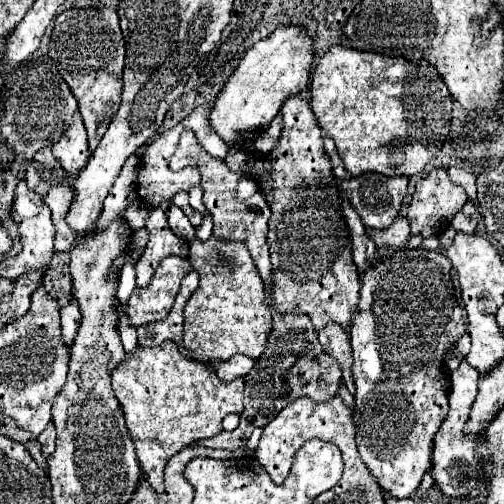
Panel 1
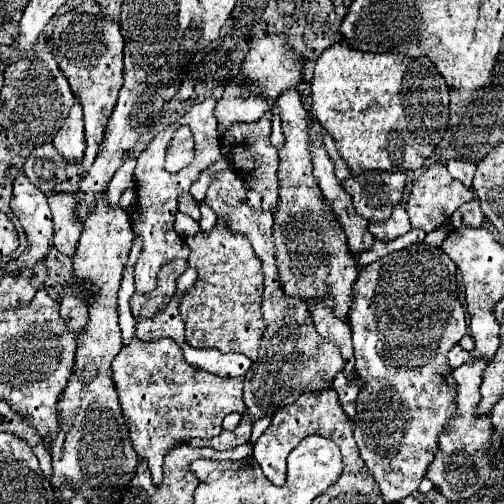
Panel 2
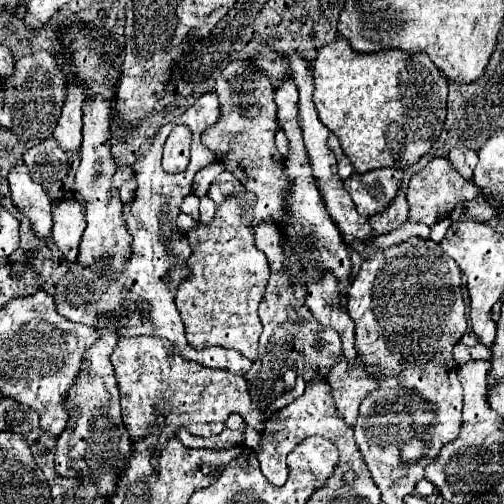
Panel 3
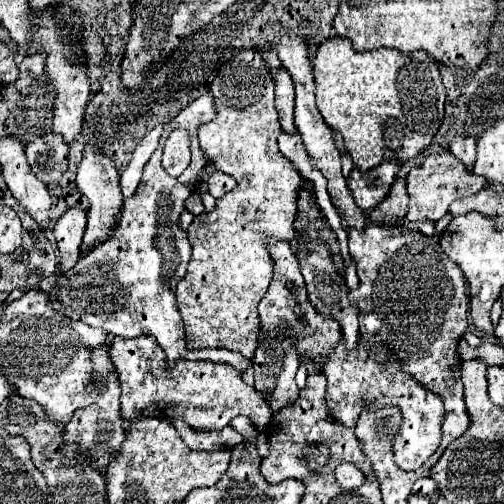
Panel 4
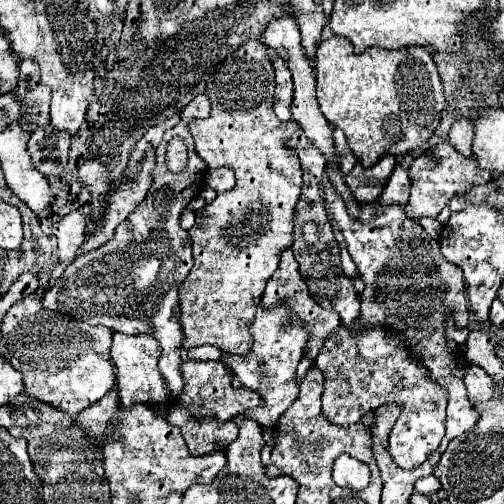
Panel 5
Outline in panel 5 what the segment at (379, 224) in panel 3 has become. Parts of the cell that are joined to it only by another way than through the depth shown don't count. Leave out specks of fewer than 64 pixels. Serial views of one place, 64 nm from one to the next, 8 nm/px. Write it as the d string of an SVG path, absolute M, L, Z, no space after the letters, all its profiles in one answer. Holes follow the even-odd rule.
M400 162L394 166L390 180L380 196L382 204L406 204L408 202L408 188L410 188L410 174Z

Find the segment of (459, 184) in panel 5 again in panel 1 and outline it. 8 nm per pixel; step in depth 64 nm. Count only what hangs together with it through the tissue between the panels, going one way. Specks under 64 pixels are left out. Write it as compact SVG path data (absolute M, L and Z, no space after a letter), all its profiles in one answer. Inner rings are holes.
M432 168L424 178L420 178L420 182L416 182L416 190L408 206L408 220L410 220L412 234L422 234L424 238L432 234L442 234L450 226L452 216L466 202L468 202L468 196L464 194L464 188L450 182L446 168Z

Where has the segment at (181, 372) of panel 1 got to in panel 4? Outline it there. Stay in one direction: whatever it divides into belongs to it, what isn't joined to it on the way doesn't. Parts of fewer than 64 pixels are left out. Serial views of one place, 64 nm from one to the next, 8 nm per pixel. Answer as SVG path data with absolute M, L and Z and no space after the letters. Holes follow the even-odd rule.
M114 336L110 346L110 360L116 366L118 380L122 386L122 416L124 418L136 418L138 412L144 412L148 416L156 416L162 420L182 418L196 430L222 430L228 426L228 422L236 416L248 416L252 424L262 430L268 420L272 418L272 410L268 408L266 400L260 392L254 388L248 388L240 380L240 372L232 368L230 364L216 364L216 362L190 362L190 360L178 360L174 370L164 368L164 350L152 340L152 336L138 336L138 338L122 338Z

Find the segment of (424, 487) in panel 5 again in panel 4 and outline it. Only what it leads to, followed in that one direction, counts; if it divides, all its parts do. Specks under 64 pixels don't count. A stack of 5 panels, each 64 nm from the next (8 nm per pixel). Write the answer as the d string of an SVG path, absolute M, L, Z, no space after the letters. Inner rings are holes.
M420 478L420 480L416 480L416 484L414 484L414 492L416 492L416 494L432 496L436 490L438 490L438 486L436 486L436 482L434 482L432 478Z

